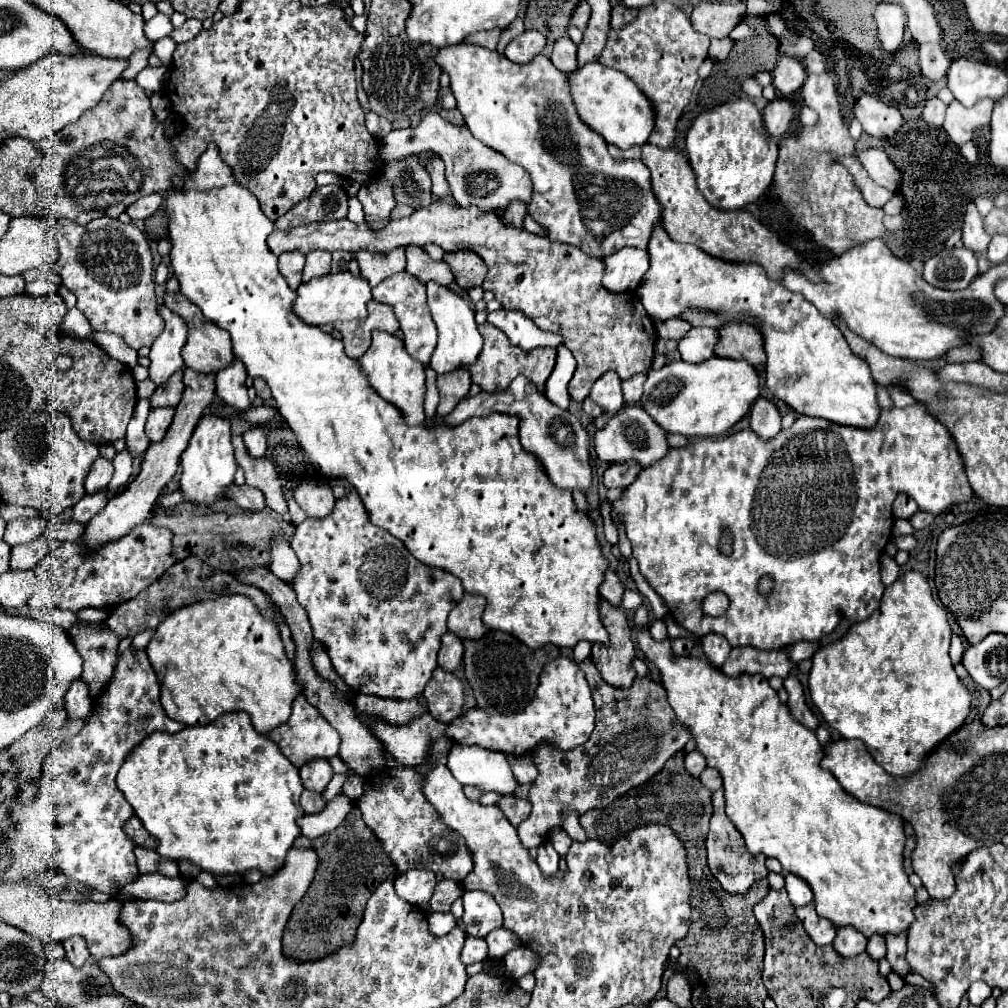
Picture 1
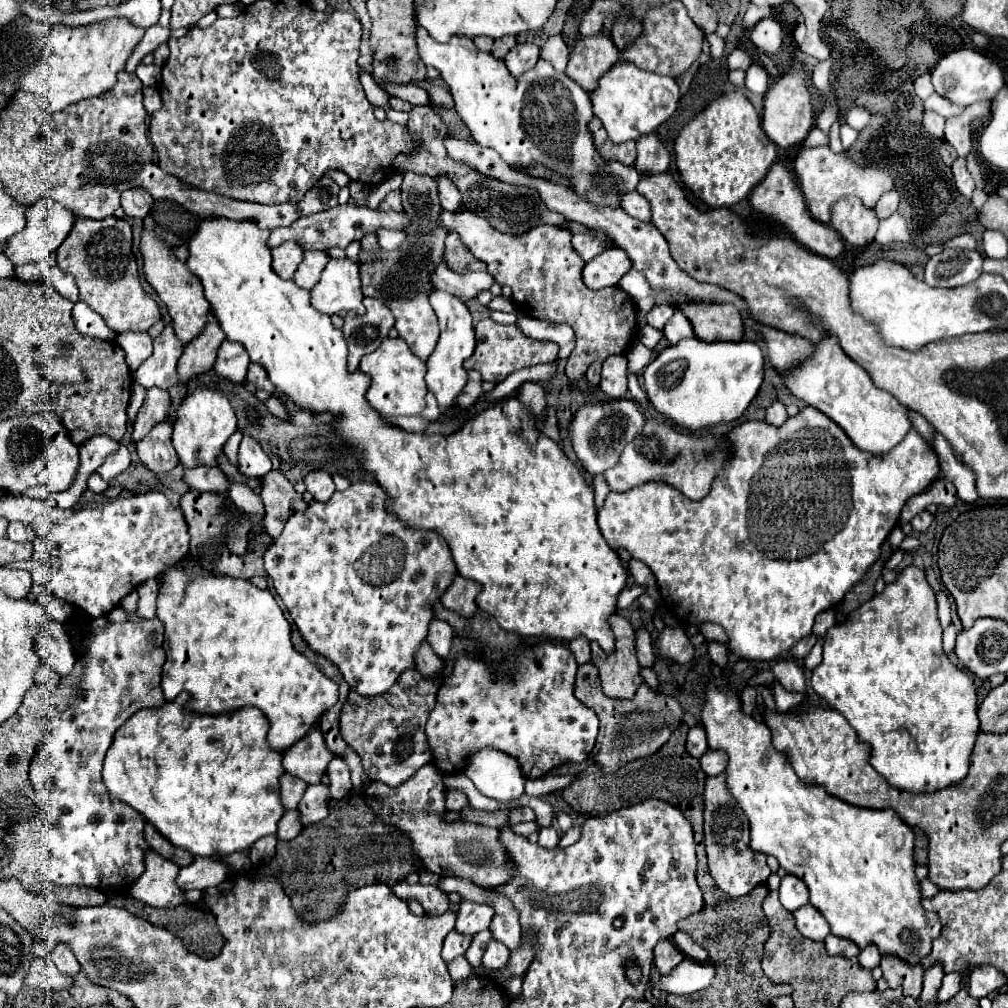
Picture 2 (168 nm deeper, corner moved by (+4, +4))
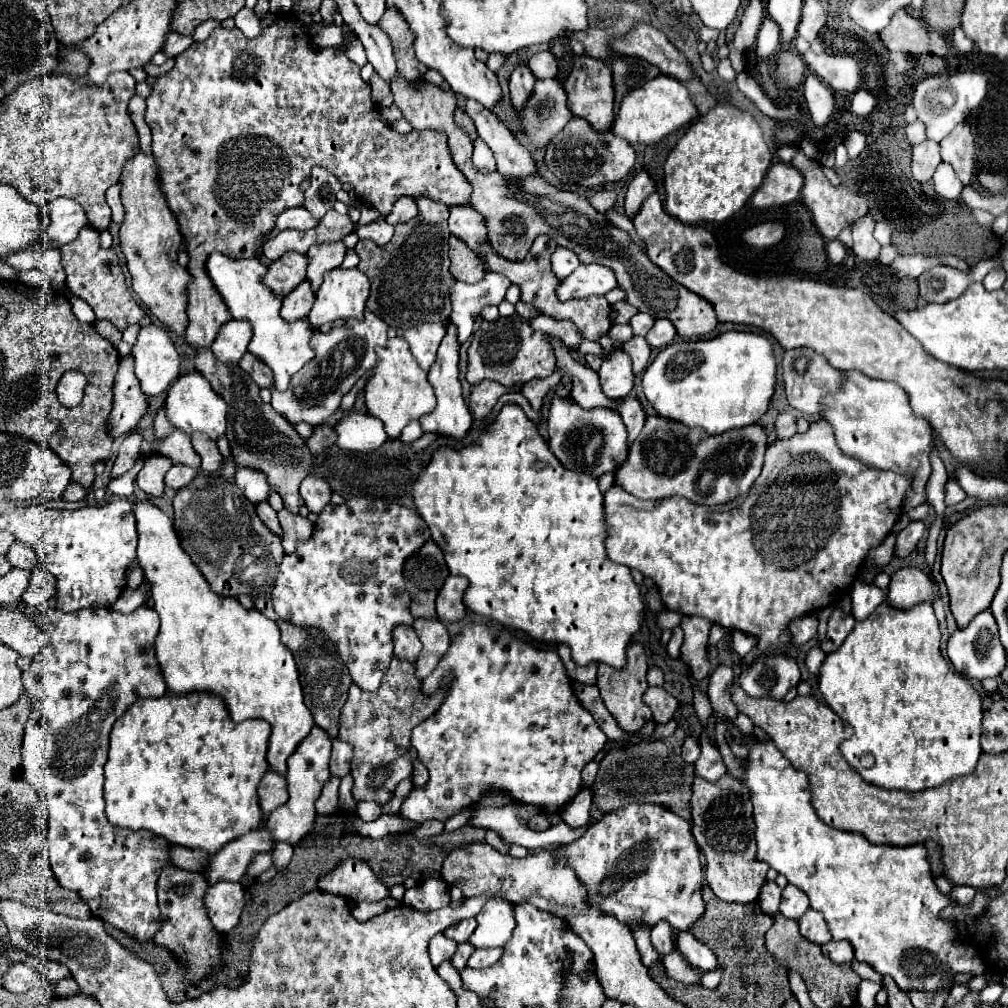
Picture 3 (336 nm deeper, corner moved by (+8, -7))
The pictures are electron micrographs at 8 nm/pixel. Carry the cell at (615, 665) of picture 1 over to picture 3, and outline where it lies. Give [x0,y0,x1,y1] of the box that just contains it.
[597,644,653,734]

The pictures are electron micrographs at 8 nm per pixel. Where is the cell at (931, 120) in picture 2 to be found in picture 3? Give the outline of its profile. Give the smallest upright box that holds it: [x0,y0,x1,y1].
[911,140,941,182]

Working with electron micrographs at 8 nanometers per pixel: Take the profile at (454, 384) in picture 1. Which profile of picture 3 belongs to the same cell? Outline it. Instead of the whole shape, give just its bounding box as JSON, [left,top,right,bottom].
[471,380,517,418]

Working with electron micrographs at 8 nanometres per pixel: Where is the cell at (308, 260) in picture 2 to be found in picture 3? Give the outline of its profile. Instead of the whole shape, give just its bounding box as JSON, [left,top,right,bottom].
[281,280,315,320]

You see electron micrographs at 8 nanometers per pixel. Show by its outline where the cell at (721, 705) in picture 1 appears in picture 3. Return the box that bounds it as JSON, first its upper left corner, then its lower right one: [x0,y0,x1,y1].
[743,738,981,992]

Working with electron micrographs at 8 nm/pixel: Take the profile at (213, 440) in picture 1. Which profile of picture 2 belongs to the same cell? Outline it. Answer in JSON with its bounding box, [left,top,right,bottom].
[173,389,237,469]

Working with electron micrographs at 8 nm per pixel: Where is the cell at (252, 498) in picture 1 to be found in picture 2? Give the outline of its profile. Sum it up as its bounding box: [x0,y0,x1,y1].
[185,467,229,493]

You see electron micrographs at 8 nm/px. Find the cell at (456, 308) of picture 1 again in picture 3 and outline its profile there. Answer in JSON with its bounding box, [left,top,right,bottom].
[419,322,471,440]

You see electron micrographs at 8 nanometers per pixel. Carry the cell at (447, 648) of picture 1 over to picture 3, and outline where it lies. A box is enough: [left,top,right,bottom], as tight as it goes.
[413,618,451,680]

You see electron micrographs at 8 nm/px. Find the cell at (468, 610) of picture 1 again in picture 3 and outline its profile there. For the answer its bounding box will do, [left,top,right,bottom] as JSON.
[437,576,467,622]

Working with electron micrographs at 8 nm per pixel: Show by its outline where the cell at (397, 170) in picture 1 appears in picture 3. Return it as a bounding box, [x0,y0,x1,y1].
[355,196,455,328]

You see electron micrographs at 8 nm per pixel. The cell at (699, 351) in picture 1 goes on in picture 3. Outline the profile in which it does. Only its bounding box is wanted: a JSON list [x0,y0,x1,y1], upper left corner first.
[645,318,677,348]

